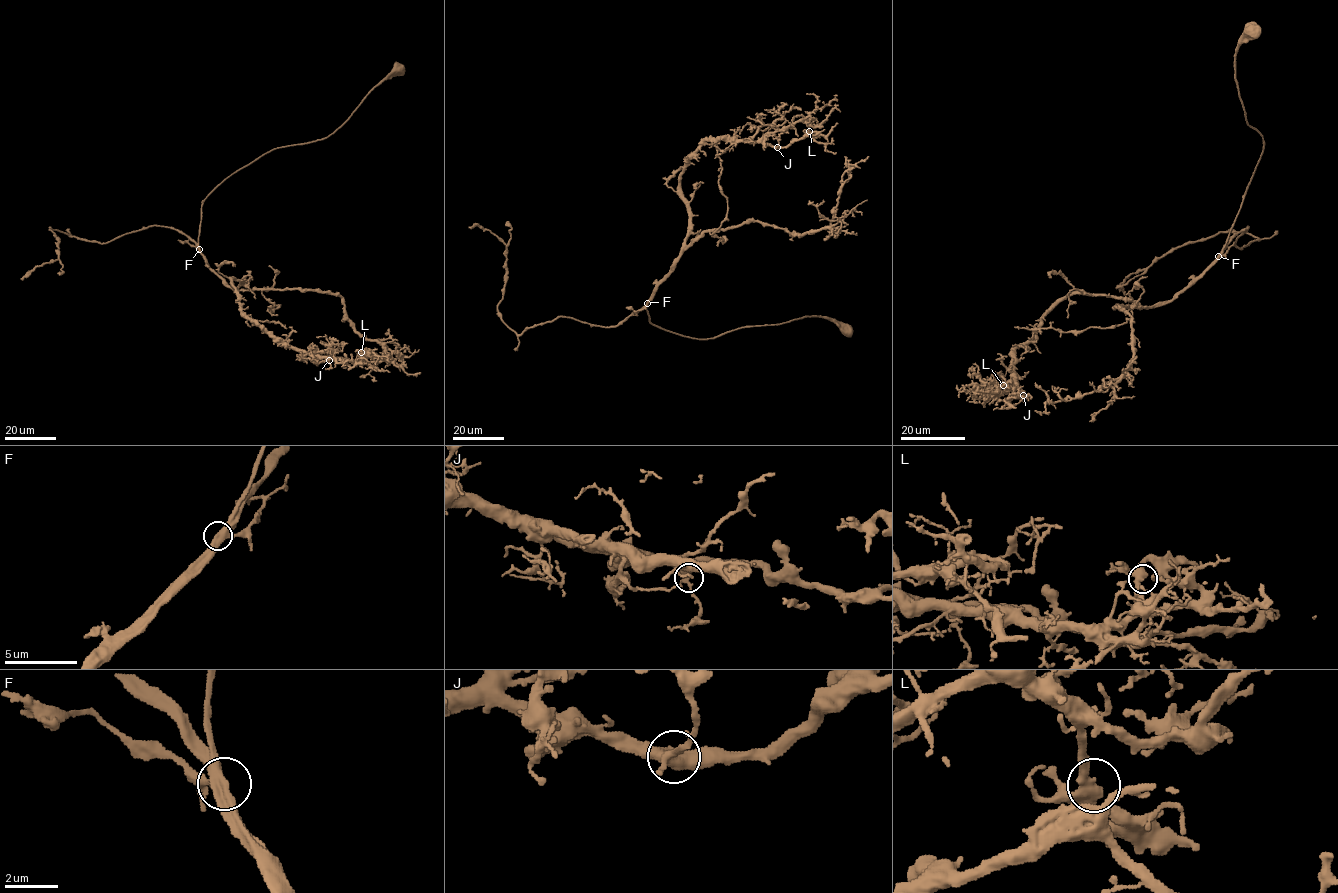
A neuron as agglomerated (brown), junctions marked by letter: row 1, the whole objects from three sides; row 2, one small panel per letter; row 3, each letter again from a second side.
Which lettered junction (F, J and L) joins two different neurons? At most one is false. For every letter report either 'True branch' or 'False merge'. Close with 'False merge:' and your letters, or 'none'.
F: True branch
J: True branch
L: True branch
False merge: none

